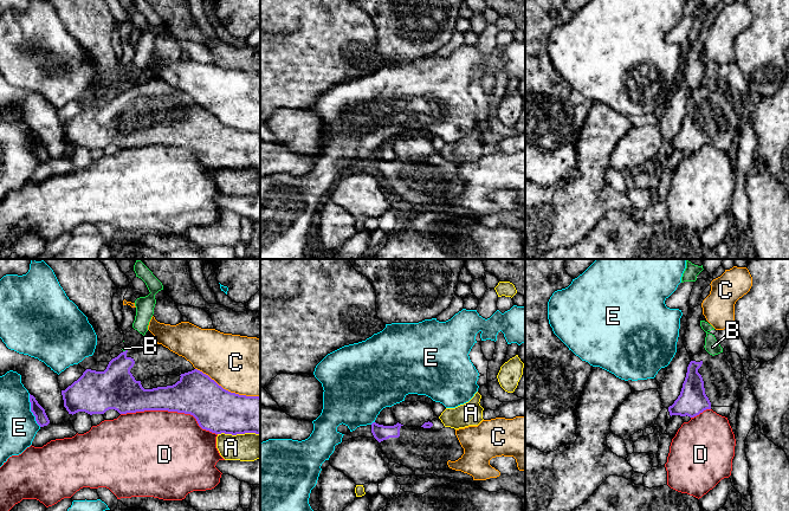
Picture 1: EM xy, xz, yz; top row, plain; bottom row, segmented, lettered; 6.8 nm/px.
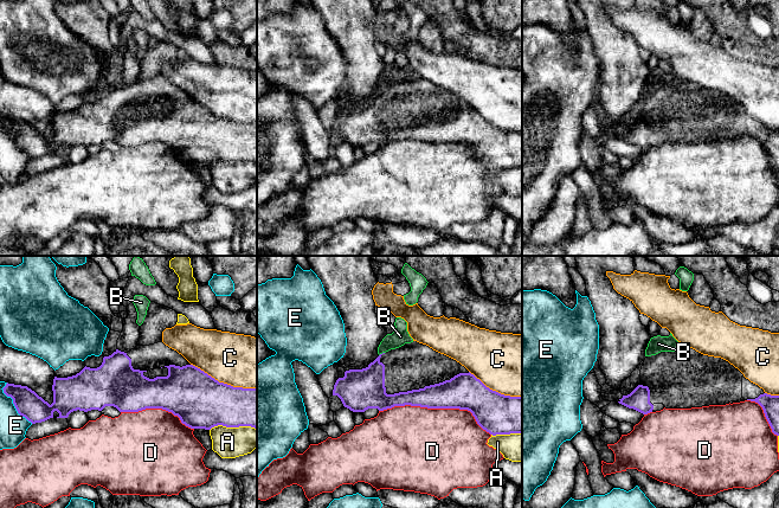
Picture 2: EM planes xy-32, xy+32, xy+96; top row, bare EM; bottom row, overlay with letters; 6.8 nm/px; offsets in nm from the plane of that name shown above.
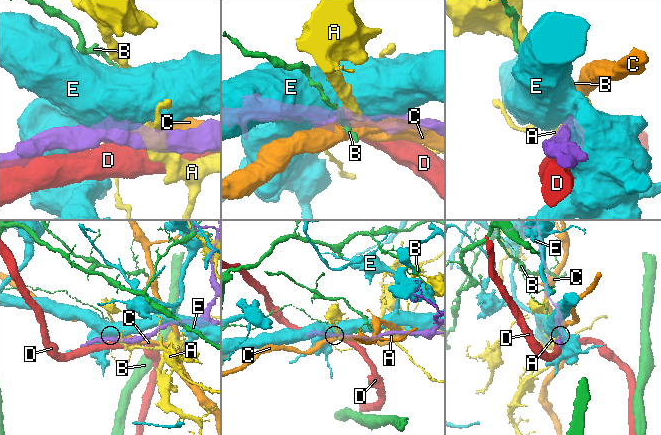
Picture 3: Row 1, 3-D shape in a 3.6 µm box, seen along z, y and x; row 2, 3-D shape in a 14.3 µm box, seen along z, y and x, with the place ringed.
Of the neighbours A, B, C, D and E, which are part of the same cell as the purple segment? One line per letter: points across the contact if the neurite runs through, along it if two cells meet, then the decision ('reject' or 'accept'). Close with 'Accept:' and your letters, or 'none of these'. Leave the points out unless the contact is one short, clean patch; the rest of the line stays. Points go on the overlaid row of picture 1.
A: reject
B: border xy (127, 349), (123, 351); reject
C: reject
D: reject
E: reject
Accept: none of these

